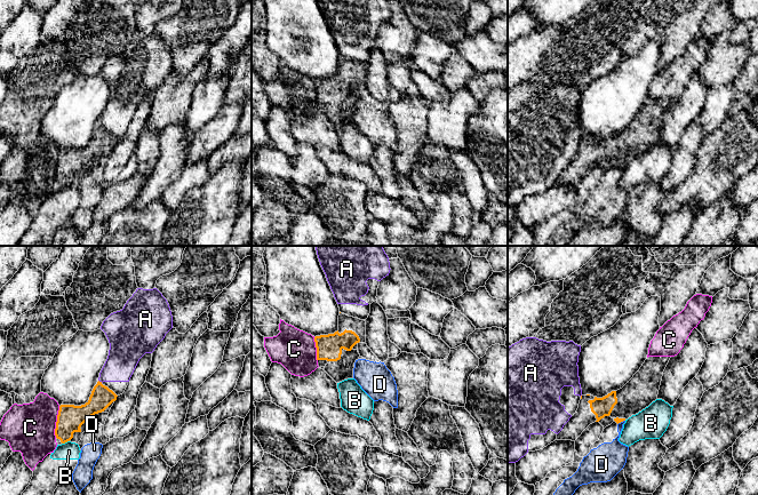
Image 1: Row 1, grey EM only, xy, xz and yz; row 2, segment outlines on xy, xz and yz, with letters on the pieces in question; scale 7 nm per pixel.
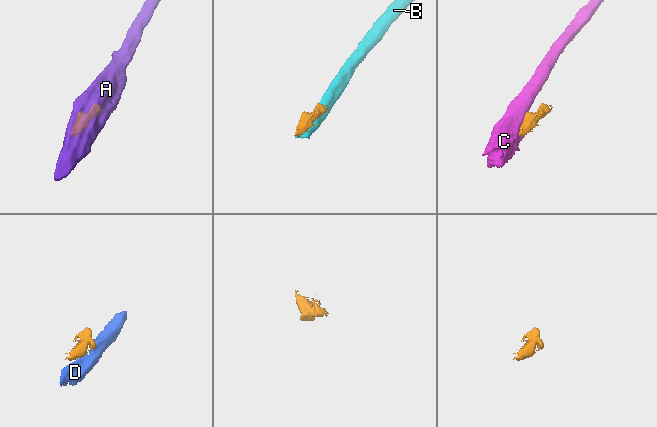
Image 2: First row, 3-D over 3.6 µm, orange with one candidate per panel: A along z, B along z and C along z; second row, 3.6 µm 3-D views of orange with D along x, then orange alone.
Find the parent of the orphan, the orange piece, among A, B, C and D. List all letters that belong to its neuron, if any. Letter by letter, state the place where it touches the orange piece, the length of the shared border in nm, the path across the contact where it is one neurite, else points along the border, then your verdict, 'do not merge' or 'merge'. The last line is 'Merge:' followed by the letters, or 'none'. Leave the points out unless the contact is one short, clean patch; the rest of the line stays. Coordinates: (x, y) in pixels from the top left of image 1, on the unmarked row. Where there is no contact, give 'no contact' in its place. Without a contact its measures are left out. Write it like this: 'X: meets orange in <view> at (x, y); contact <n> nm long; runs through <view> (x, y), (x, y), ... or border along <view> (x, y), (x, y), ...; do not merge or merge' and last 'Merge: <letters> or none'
A: meets orange in xy at (101, 126); contact 40 nm long; border along xy (98, 124), (102, 126); do not merge
B: meets orange in xy at (65, 185); contact 60 nm long; border along xy (69, 184), (62, 188); do not merge
C: meets orange in xy at (56, 166); contact 220 nm long; do not merge
D: meets orange in yz at (621, 165); contact 70 nm long; border along yz (624, 164), (617, 168); do not merge
Merge: none

